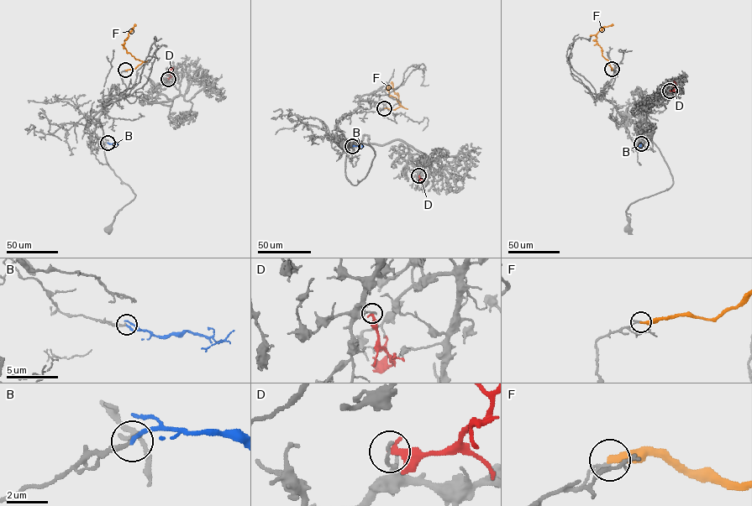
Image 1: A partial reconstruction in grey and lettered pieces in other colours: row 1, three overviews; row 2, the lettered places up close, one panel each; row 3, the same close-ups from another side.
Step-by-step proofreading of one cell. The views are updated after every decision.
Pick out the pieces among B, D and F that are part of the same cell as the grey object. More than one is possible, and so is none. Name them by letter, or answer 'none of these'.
B

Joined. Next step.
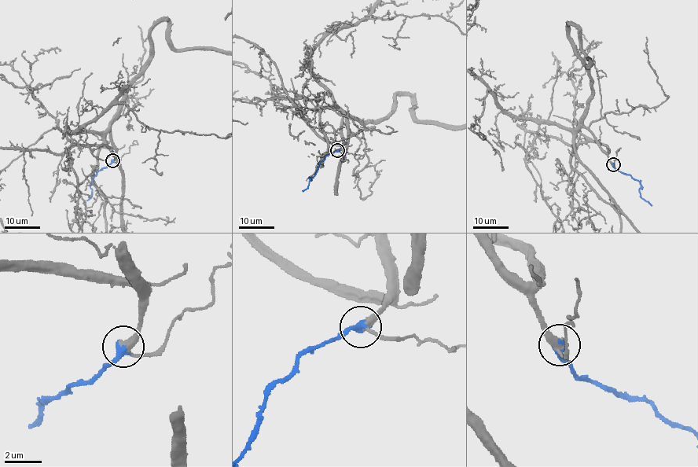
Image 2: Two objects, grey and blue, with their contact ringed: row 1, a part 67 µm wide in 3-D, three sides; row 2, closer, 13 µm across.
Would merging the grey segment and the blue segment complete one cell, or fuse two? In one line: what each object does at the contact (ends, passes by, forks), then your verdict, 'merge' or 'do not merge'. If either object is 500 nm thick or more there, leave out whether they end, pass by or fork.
grey passes by | blue ends | merge

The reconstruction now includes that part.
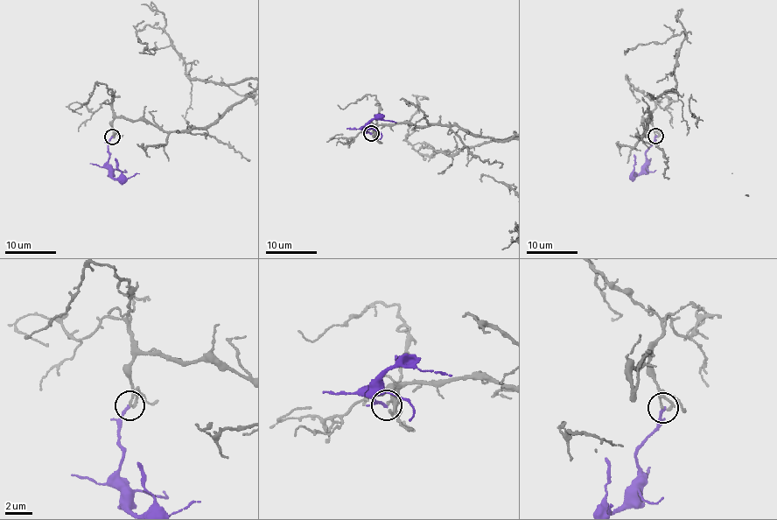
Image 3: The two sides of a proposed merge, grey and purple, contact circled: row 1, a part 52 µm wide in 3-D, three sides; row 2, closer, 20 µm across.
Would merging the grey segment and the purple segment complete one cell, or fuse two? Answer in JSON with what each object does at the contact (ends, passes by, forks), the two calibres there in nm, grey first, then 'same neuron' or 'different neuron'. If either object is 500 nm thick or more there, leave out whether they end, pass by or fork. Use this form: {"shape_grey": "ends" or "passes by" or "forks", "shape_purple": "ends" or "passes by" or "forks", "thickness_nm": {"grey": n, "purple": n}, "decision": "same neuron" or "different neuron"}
{"shape_grey": "ends", "shape_purple": "ends", "thickness_nm": {"grey": 160, "purple": 200}, "decision": "different neuron"}

